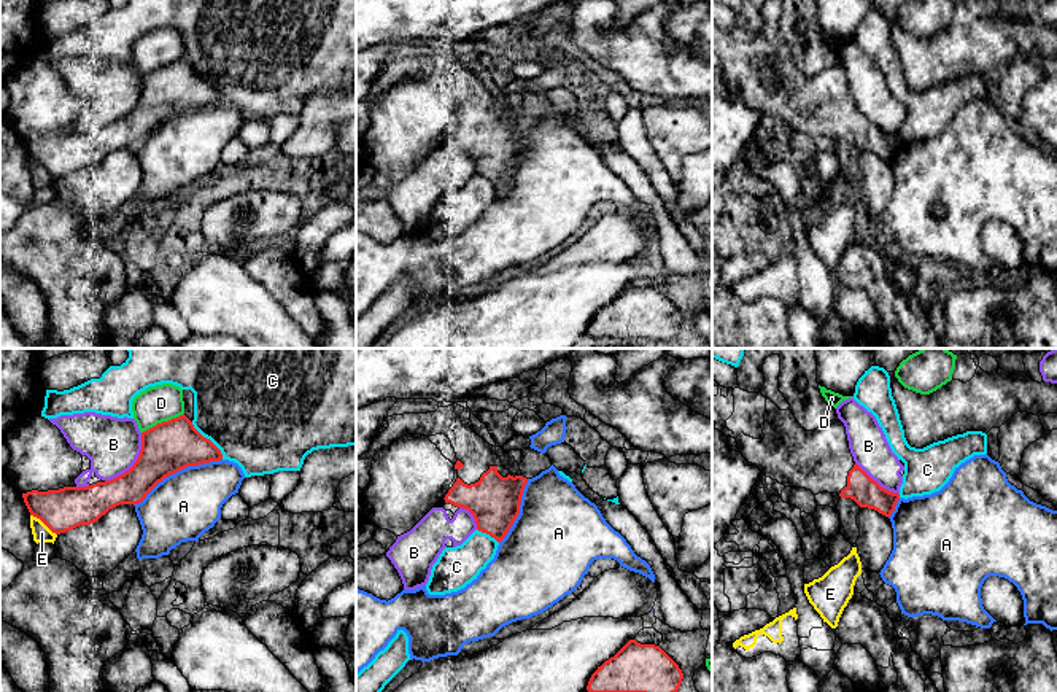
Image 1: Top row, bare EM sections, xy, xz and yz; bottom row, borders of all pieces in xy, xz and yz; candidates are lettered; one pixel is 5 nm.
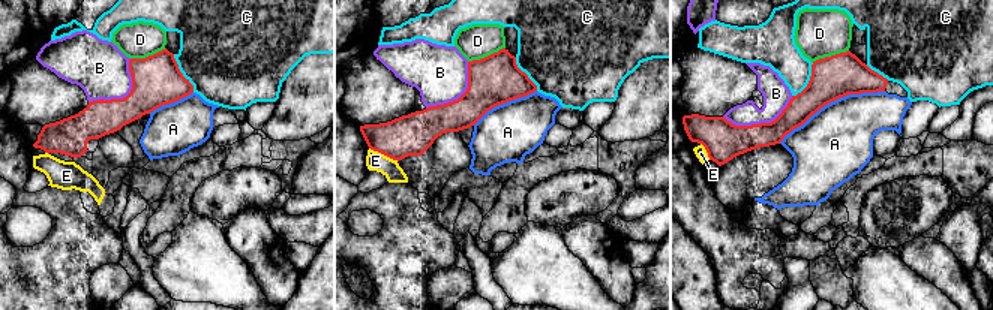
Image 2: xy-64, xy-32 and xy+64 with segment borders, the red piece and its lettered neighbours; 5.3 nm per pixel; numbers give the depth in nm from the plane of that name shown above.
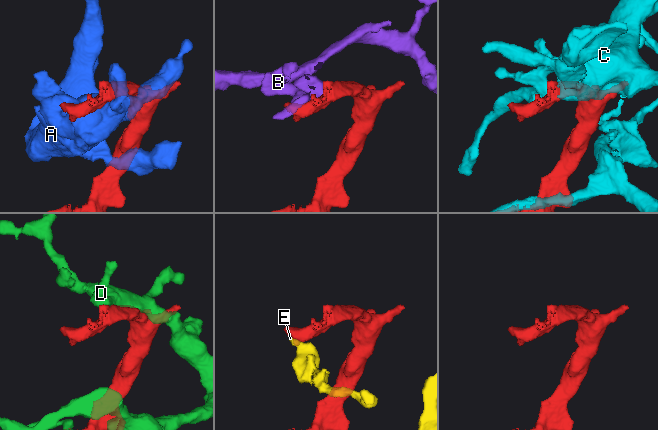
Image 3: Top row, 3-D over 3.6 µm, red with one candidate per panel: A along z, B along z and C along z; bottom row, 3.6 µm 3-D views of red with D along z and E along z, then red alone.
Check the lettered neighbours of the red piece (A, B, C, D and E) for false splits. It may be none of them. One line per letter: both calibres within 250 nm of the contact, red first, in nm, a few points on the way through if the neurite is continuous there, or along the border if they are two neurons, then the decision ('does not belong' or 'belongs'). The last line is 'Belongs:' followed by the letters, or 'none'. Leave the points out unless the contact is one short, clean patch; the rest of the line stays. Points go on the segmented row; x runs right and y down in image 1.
A: 260/340 nm | does not belong
B: 260/280 nm | does not belong
C: 260/500 nm | does not belong
D: 260/190 nm | does not belong
E: 220/90 nm | along xy (30, 514), (38, 517), (56, 535) | does not belong
Belongs: none

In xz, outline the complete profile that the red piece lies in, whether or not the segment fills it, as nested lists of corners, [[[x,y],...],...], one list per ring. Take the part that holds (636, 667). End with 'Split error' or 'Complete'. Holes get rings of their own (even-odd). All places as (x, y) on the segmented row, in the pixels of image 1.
[[[629,640],[591,675],[588,692],[677,692],[683,679],[679,665],[655,644]]]. Complete

